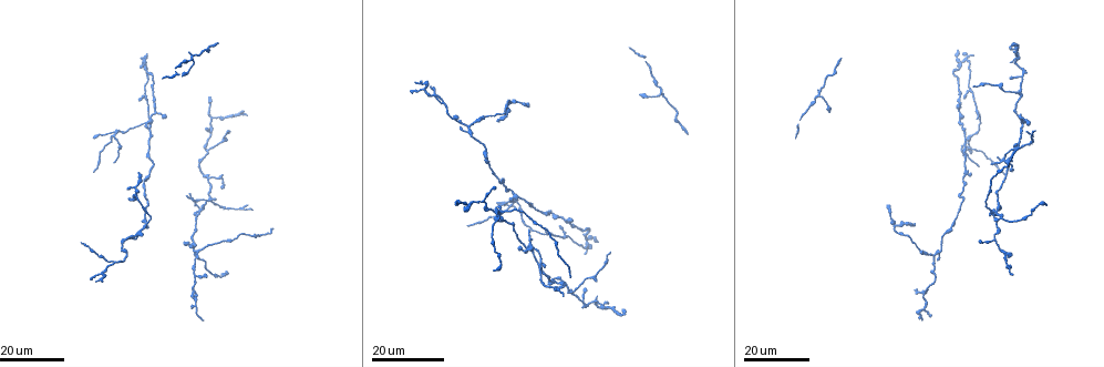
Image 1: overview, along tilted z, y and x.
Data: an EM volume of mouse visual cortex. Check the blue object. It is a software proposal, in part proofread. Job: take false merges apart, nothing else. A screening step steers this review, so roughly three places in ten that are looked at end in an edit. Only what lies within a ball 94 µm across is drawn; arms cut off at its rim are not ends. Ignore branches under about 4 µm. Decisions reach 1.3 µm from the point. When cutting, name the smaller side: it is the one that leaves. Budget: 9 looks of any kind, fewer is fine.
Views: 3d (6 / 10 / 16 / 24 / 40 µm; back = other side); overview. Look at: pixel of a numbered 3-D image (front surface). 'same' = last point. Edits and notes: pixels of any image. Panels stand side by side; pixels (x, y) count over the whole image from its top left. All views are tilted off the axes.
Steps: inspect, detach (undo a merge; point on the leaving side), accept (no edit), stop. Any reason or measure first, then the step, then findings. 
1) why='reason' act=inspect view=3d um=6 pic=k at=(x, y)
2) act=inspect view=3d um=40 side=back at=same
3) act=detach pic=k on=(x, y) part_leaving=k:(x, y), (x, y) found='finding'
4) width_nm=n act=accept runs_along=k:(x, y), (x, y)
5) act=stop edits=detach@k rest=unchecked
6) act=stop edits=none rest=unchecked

why='branch point' act=inspect view=3d um=24 pic=1 at=(567, 292)

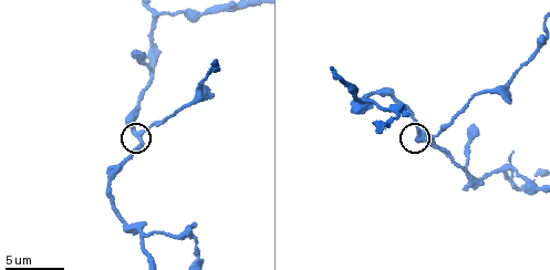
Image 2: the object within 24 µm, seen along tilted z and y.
why='zoom in' act=inspect view=3d um=6 pic=2 at=(421, 140)

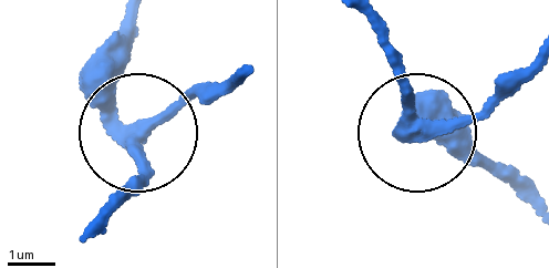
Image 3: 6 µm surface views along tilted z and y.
act=detach pic=3 on=(197, 89) part_leaving=3:(153, 124), (249, 69) found='a second cell is stuck on'

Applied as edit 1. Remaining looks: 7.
why='see it whole again' act=inspect view=overview

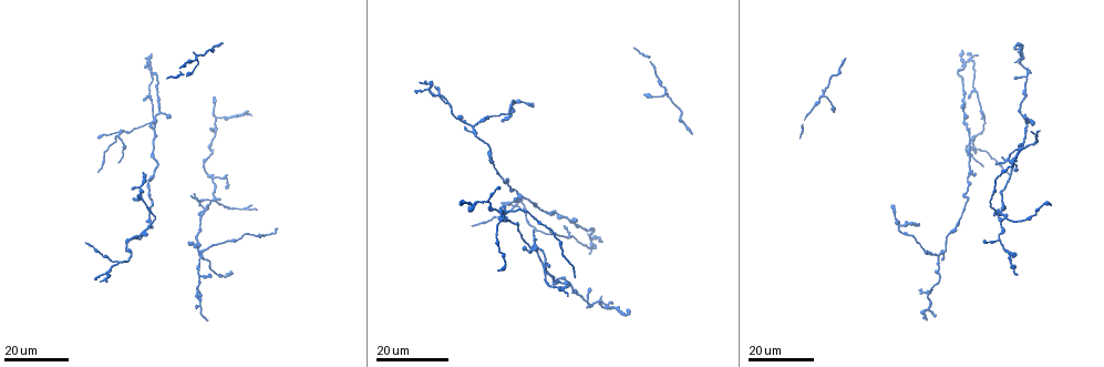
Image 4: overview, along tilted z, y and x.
why='three arms meet' act=inspect view=3d um=16 pic=4 at=(1021, 63)

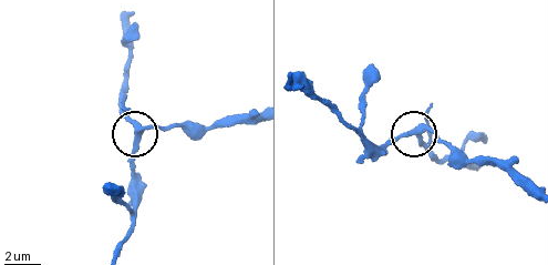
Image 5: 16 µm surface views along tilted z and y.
act=inspect view=3d um=6 pic=5 at=(421, 129)

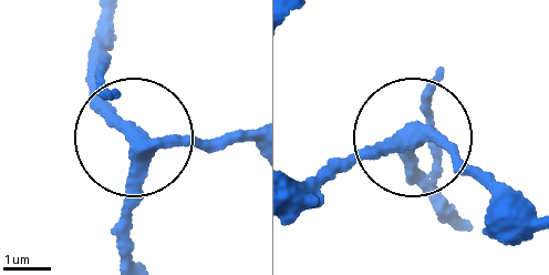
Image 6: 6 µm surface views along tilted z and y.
act=detach pic=6 on=(247, 140) part_leaving=6:(186, 149), (246, 144) found='two cells meet here'

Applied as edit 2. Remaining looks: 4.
act=inspect view=overview

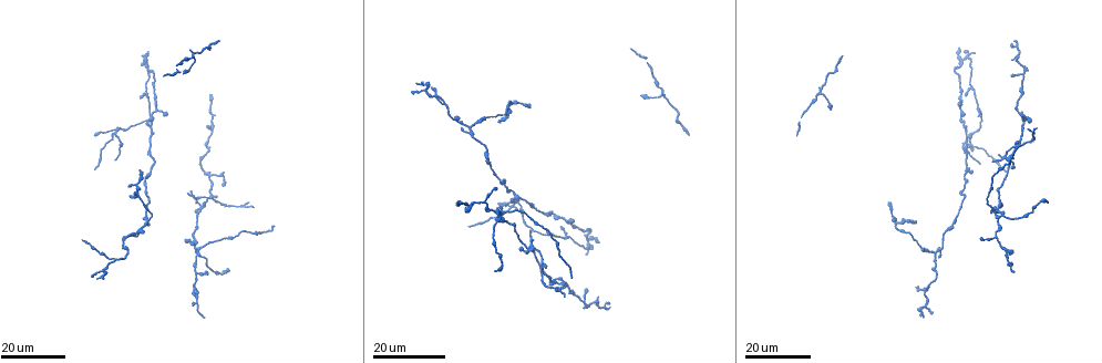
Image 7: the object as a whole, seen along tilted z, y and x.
act=inspect view=3d um=16 pic=7 at=(203, 205)

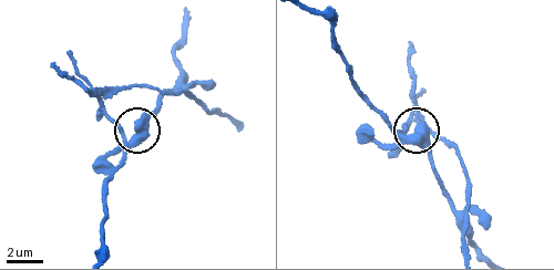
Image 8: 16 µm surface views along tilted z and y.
act=inspect view=3d um=10 pic=8 at=(406, 136)

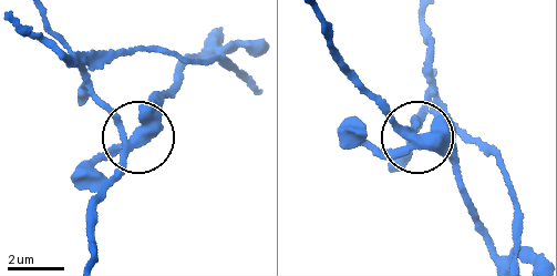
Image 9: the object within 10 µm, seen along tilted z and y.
act=detach pic=9 on=(103, 104) part_leaving=9:(122, 141), (94, 90), (101, 64), (148, 49), (257, 87) found='a second cell is stuck on'

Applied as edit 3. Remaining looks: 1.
act=stop edits=detach@3,detach@6,detach@9 rest=unchecked

